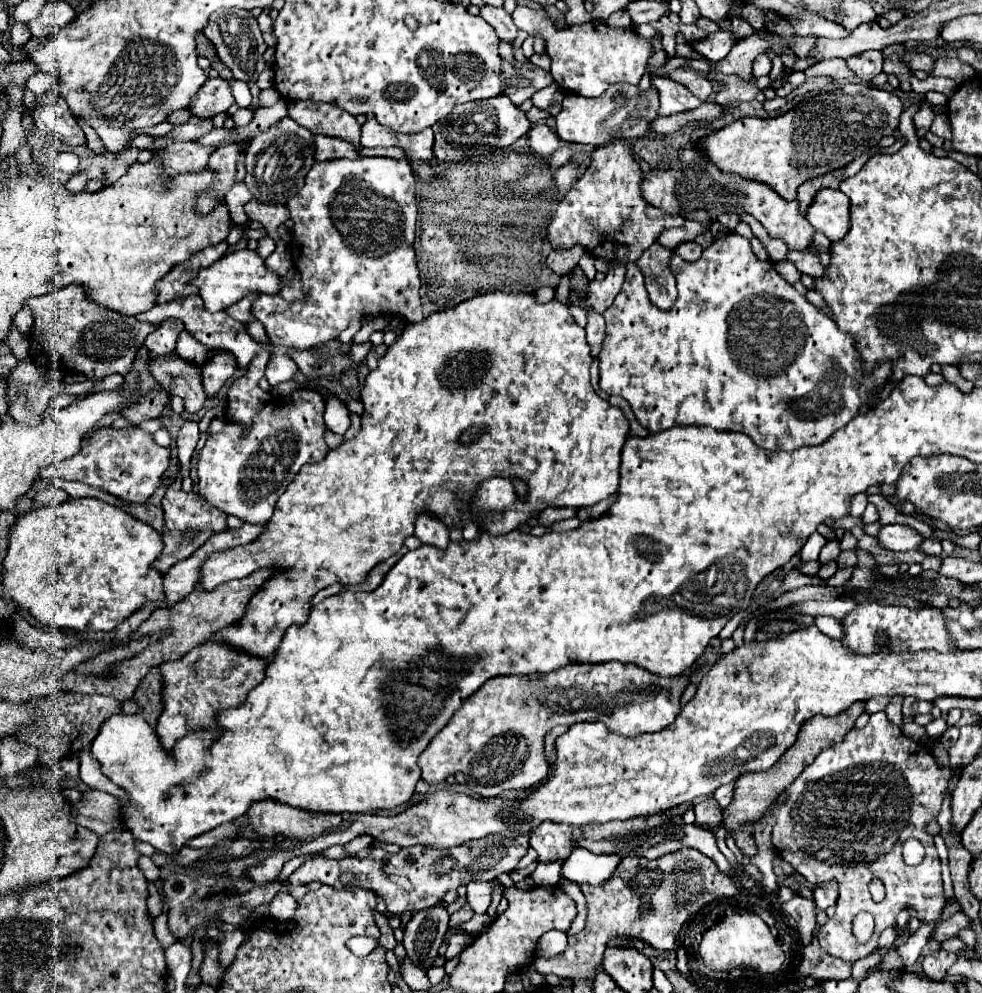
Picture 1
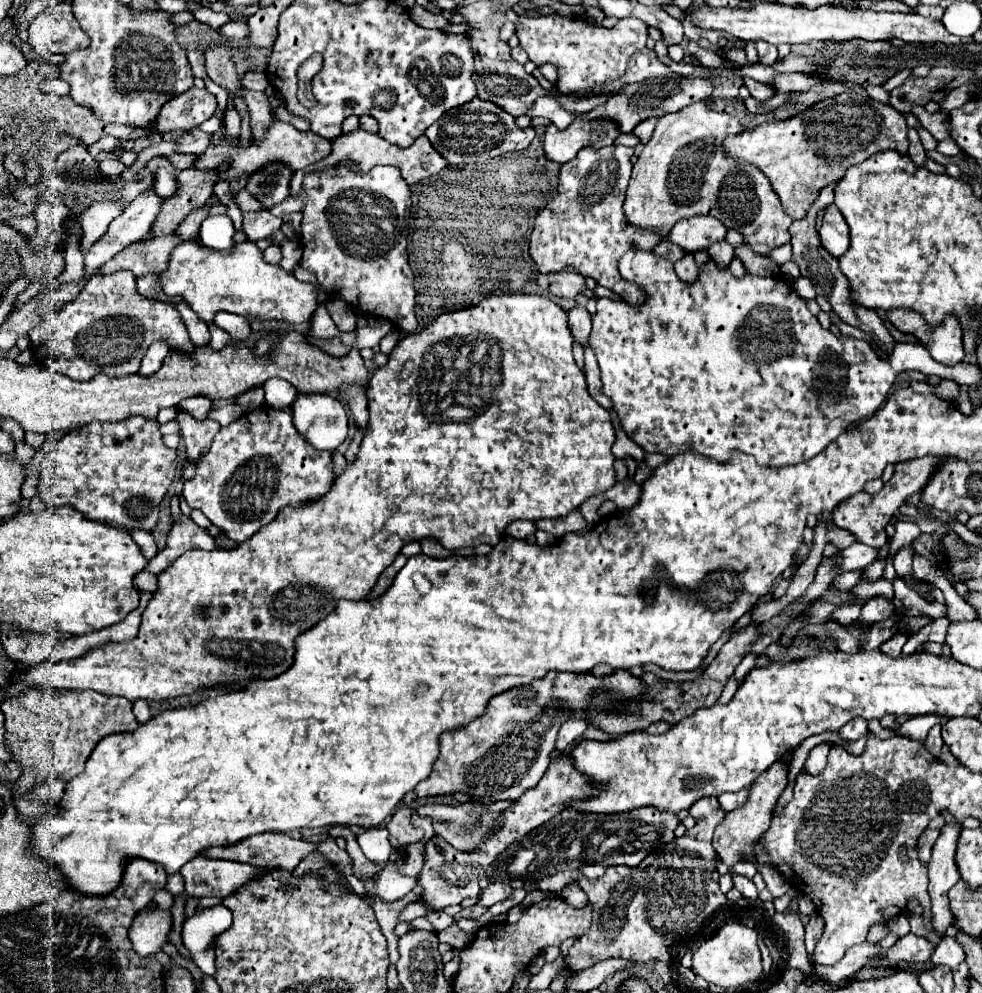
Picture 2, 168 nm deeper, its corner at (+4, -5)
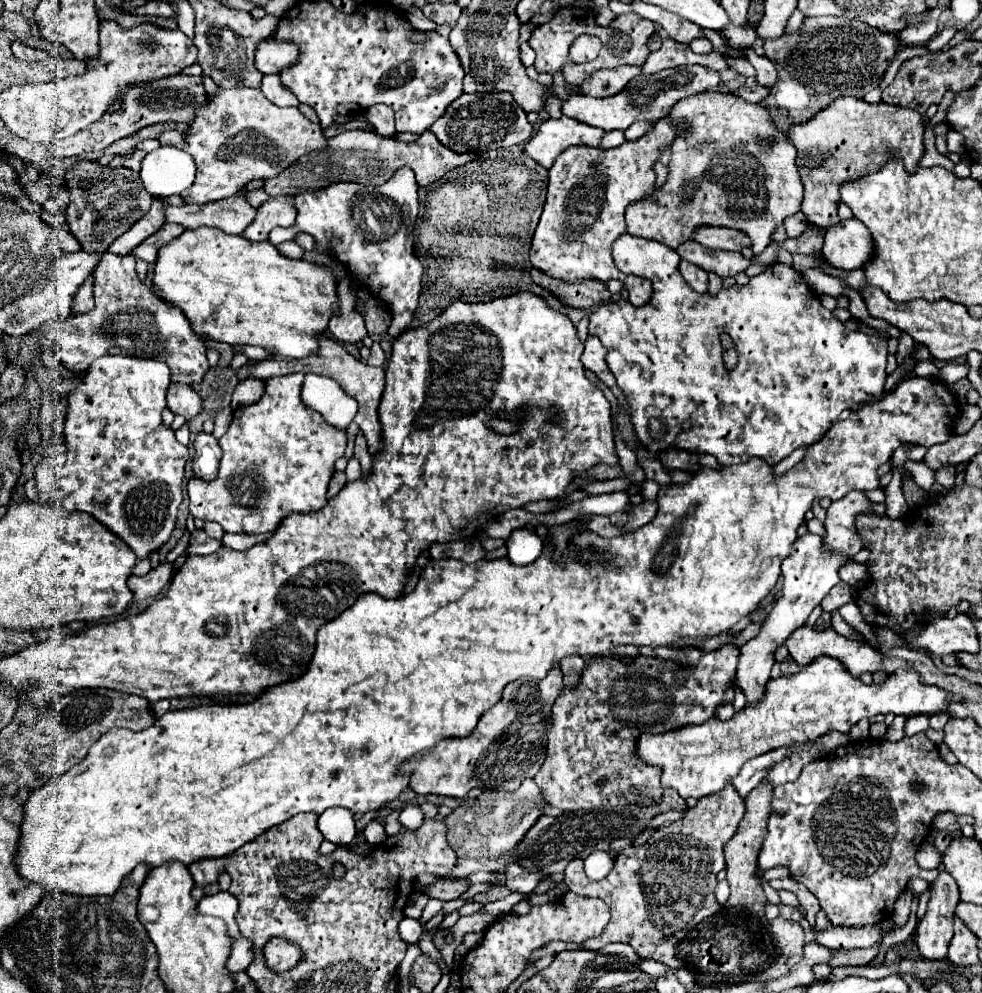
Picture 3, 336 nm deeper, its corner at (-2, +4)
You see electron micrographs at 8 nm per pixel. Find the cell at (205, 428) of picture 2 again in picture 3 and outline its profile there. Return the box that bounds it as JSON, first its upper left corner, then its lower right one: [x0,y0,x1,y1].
[194,434,222,480]

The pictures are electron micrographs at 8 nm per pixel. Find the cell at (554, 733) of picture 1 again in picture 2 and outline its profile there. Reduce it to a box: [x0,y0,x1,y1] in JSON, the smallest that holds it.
[556,721,586,751]

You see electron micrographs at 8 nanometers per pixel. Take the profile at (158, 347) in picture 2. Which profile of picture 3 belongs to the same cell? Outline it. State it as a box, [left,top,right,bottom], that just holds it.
[50,356,188,560]

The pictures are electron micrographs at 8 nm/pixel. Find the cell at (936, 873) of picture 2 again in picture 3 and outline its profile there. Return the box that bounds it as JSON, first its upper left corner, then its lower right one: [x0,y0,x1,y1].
[916,872,958,960]

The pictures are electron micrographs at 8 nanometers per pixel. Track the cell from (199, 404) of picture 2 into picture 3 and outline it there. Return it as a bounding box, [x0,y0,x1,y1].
[166,384,202,420]

